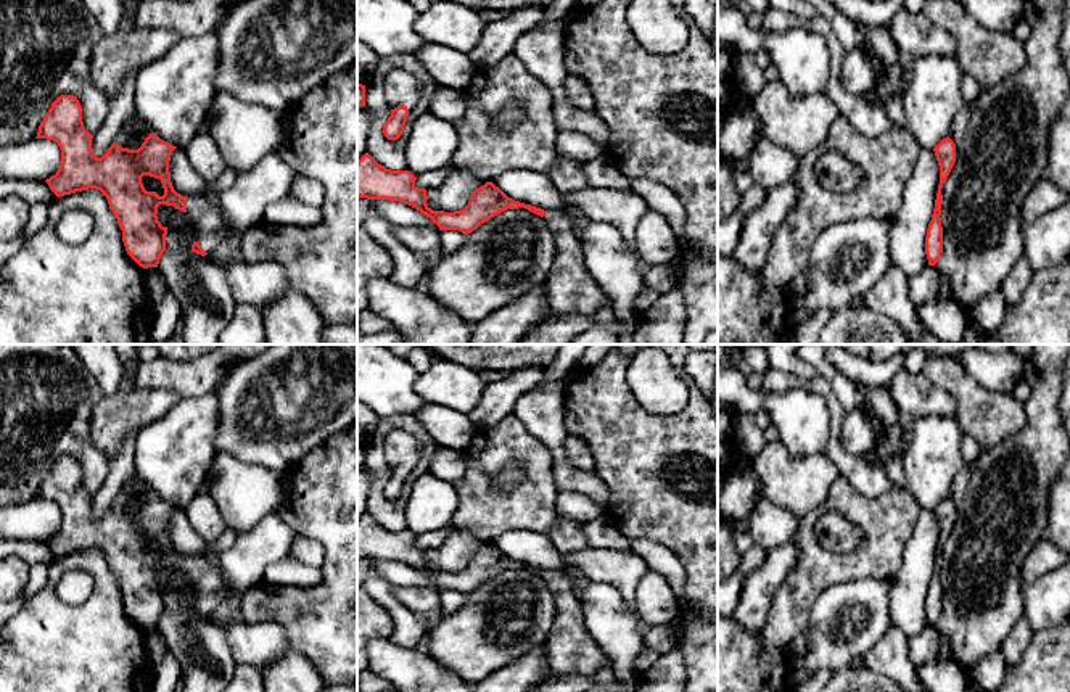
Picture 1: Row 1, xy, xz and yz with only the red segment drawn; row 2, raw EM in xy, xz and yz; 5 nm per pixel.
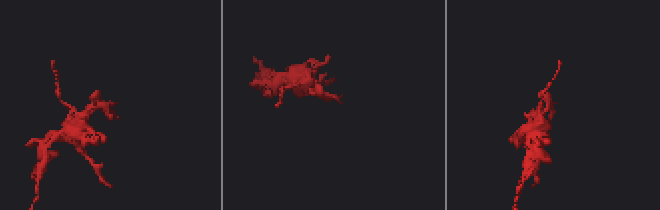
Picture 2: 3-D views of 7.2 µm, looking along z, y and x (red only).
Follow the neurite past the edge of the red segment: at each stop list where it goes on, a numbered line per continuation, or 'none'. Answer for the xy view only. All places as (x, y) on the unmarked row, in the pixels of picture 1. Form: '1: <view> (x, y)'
1: xy (209, 586)

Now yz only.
none

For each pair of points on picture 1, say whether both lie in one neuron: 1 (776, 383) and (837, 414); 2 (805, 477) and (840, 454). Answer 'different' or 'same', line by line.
1: same
2: different

